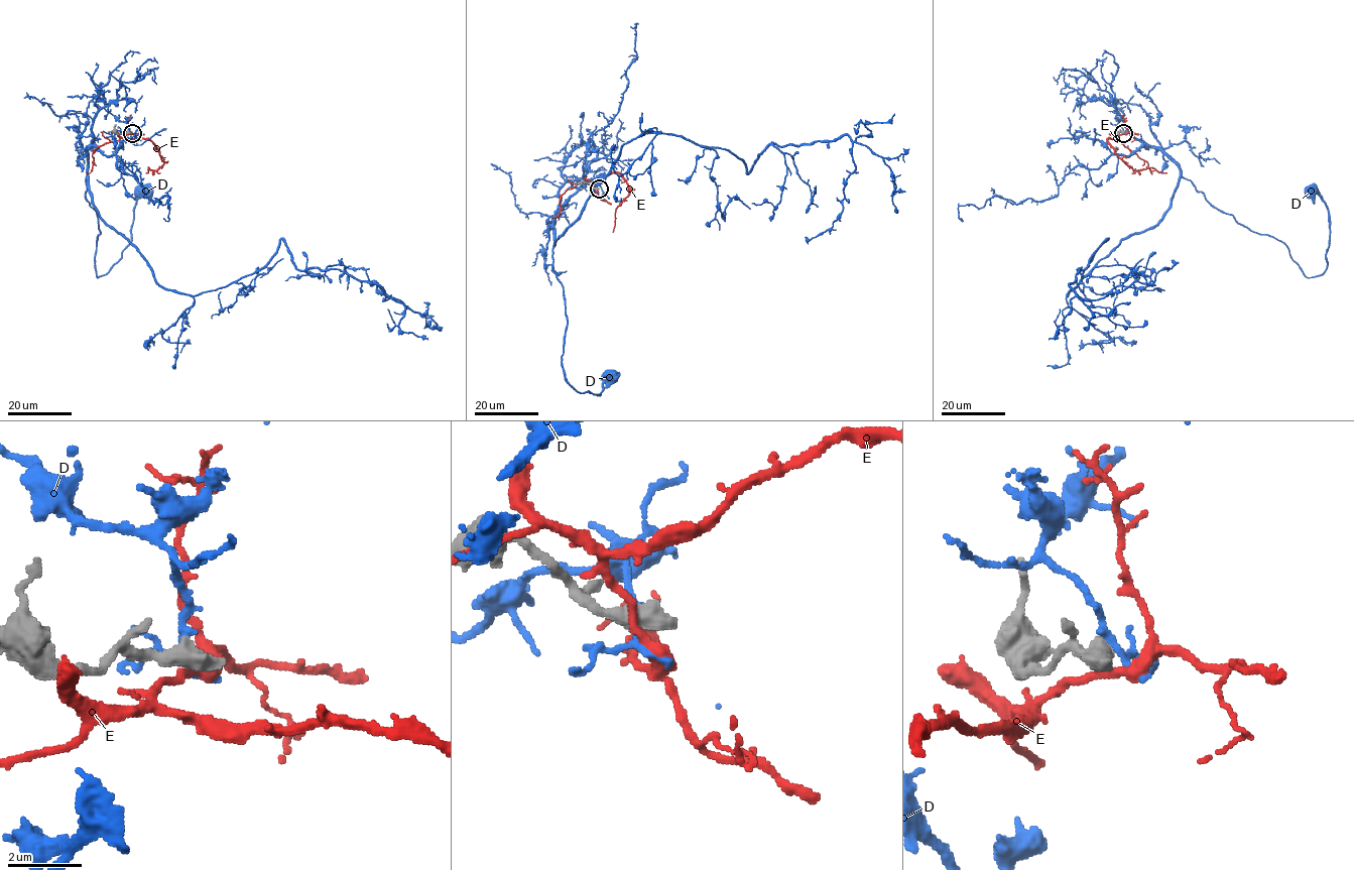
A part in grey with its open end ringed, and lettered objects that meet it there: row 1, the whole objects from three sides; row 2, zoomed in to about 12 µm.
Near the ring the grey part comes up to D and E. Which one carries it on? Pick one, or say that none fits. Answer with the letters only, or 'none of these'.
none of these

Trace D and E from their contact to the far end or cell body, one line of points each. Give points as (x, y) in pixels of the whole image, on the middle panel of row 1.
D: (595, 189), (560, 190), (551, 271), (567, 322), (564, 379), (598, 395), (609, 375)
E: (595, 188), (594, 181), (616, 172), (625, 179), (630, 190), (616, 209), (613, 232)

